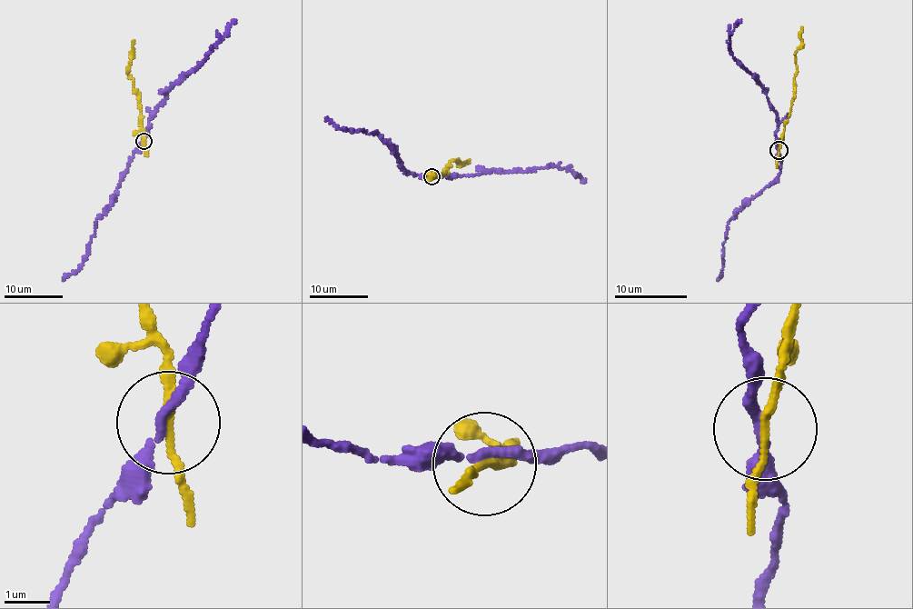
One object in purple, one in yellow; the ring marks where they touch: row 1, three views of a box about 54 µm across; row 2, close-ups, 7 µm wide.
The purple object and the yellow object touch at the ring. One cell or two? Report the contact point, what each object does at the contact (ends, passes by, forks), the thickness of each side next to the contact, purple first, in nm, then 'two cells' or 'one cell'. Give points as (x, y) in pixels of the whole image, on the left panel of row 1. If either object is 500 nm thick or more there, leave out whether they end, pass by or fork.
at (143, 141); purple passes by; yellow passes by; 190 nm thick on the purple side, 150 nm on the other; two cells

